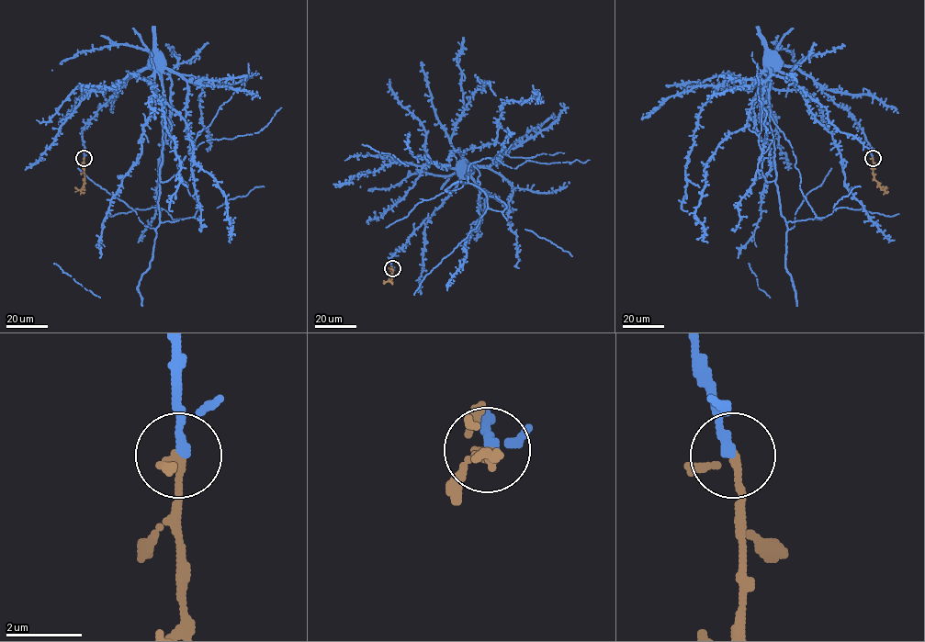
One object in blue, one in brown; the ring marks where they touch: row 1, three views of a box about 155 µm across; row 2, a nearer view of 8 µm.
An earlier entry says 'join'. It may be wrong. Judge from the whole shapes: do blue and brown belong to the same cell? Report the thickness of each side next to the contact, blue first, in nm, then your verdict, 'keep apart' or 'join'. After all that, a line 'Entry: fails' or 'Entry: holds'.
calibres 200 and 180 nm; join
Entry: holds

